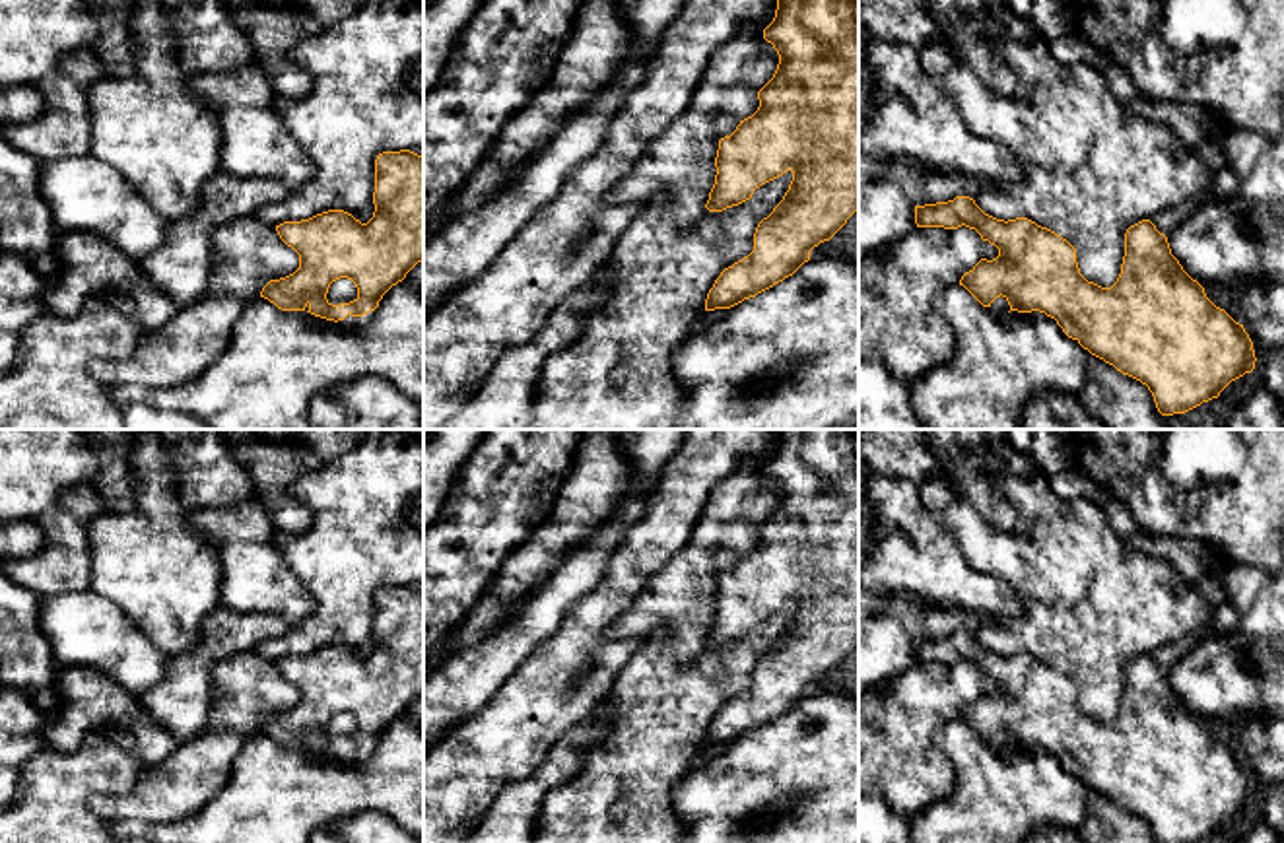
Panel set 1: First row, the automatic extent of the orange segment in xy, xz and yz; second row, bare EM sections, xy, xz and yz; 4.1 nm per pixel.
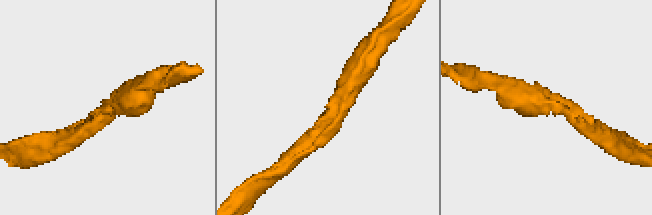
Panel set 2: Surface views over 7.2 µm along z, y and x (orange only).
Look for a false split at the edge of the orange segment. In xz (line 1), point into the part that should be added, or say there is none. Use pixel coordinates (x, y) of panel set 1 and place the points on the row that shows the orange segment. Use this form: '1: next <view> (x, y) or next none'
1: next none

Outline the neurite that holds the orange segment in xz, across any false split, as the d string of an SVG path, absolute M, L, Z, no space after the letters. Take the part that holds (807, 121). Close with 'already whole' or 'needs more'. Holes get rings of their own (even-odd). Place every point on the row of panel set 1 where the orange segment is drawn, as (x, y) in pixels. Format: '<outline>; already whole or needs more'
M777 0L775 17L763 29L763 39L779 54L777 70L758 91L758 111L719 140L717 175L705 208L723 212L738 206L750 200L756 188L787 171L793 173L793 181L783 200L758 223L754 251L715 280L705 311L730 309L793 276L810 260L810 251L829 241L859 210L859 0Z; already whole

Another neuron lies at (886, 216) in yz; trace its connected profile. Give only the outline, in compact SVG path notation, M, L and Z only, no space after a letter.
M859 152L859 262L901 243L917 227L917 206L948 202L956 196L975 200L989 183L981 177L929 171L911 157L876 161Z

